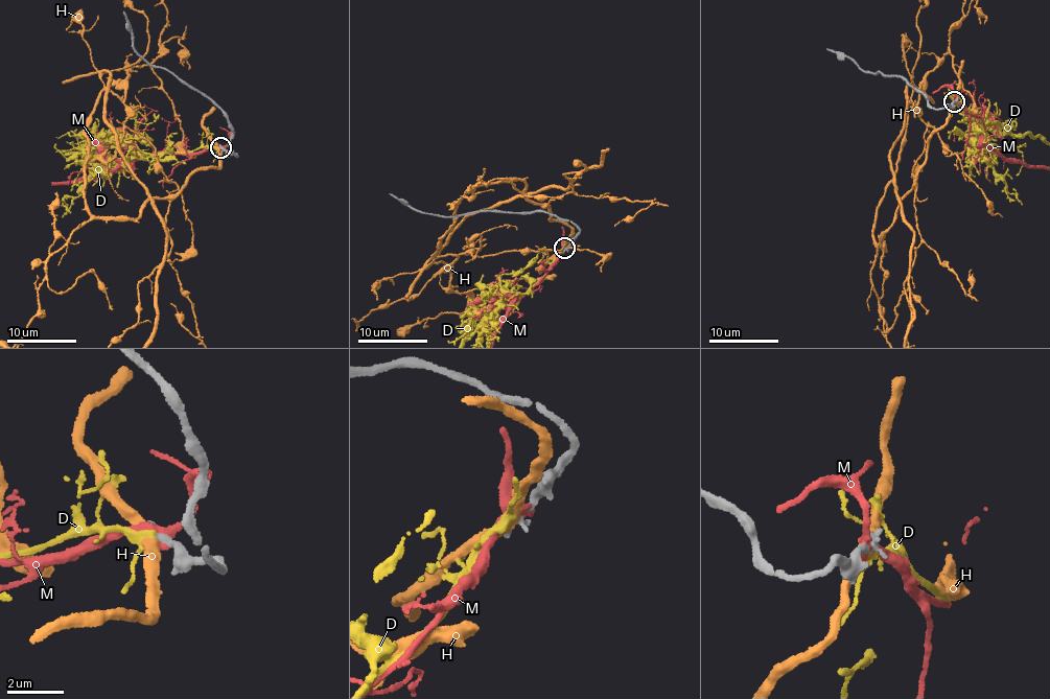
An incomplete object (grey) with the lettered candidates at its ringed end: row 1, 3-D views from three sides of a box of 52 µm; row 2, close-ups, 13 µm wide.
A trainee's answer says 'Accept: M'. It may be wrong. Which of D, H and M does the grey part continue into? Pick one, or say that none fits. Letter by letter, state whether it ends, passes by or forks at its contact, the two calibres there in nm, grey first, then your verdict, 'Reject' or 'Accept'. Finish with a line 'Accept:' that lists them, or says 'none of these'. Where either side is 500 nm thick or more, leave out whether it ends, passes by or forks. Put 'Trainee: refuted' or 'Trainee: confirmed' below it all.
D: It passes by. Thickness 360 nm (grey) against 240 nm. Accept
H: It passes by. Thickness 360 nm (grey) against 360 nm. Reject
M: It passes by. Thickness 400 nm (grey) against 240 nm. Reject
Accept: D
Trainee: refuted

